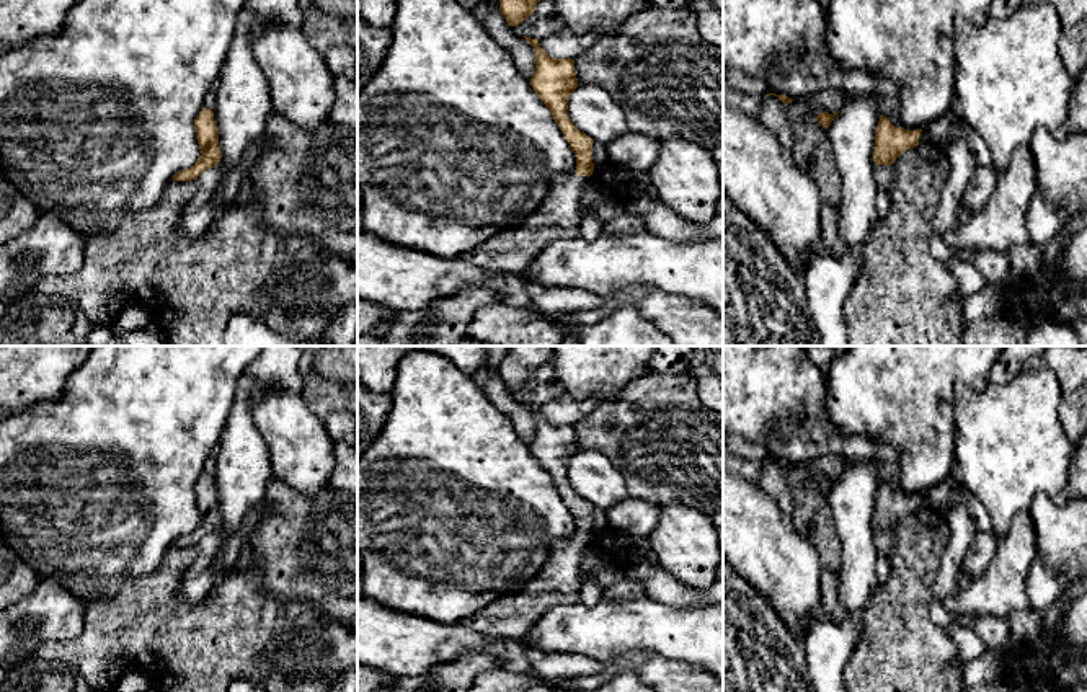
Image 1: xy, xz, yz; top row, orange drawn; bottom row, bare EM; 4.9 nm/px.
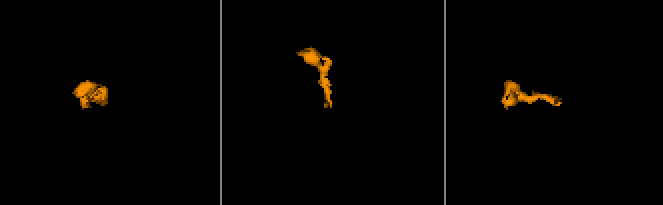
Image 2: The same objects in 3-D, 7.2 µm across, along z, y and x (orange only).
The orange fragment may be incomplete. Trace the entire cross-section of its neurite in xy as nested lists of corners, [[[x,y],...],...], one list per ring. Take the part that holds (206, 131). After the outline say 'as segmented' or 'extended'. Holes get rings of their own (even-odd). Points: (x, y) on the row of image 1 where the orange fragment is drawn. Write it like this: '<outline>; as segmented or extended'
[[[202,108],[202,111],[194,119],[194,129],[201,155],[193,166],[178,171],[173,176],[175,181],[197,180],[197,176],[204,170],[217,166],[222,158],[222,152],[219,147],[219,132],[214,121],[214,111]]]; as segmented

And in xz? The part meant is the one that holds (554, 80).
[[[522,36],[535,51],[535,72],[530,85],[553,114],[563,137],[576,155],[576,173],[550,178],[548,191],[540,207],[485,243],[462,253],[460,260],[496,273],[521,276],[534,256],[550,242],[561,237],[578,237],[583,209],[579,196],[594,171],[594,140],[581,132],[568,116],[568,100],[576,90],[573,59],[552,59],[539,39]]]; extended

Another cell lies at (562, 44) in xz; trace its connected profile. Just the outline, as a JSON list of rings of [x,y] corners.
[[[561,28],[539,41],[540,47],[552,59],[576,59],[584,49],[592,46],[601,38],[597,29],[586,33],[573,33],[568,28]]]

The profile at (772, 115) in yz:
[[[762,96],[757,121],[769,129],[785,149],[793,149],[793,127],[787,114],[787,106],[777,96]]]

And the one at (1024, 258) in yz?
[[[1030,242],[1009,248],[1005,255],[1014,273],[1018,276],[1032,276],[1040,266],[1041,248]]]

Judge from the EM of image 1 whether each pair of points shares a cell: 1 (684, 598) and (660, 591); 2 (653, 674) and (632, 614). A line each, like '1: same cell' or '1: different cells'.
1: same cell
2: different cells

